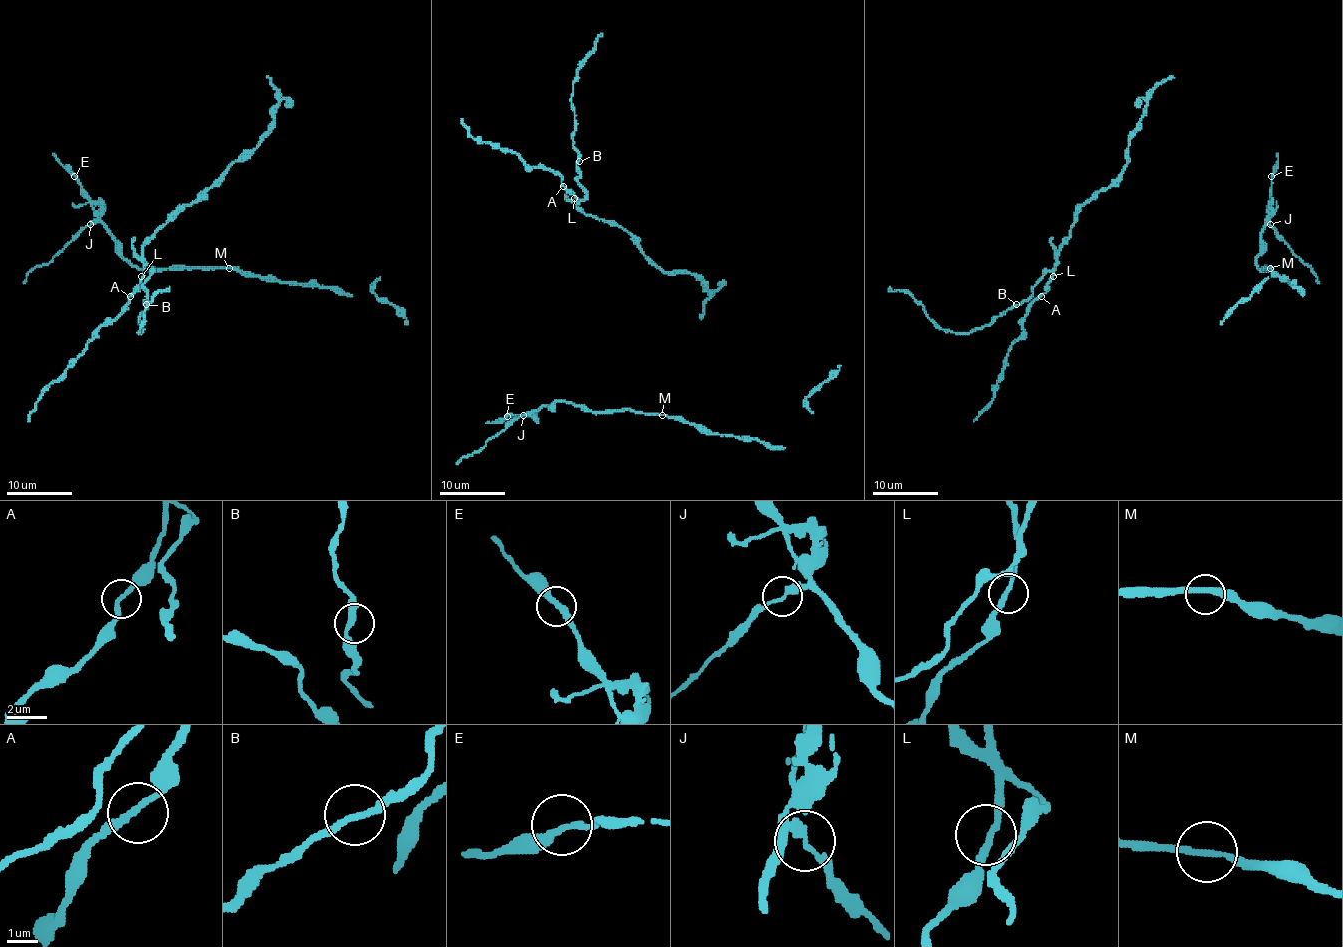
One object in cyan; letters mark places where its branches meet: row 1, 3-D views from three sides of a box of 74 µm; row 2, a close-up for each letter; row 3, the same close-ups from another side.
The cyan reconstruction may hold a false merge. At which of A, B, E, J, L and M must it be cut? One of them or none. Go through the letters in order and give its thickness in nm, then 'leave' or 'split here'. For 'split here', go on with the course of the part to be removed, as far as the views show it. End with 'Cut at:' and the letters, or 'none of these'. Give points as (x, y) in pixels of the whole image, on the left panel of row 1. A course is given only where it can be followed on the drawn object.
A: 200 nm | leave
B: 240 nm | leave
E: 240 nm | leave
J: 220 nm | split here | (90, 224), (48, 263), (34, 267), (23, 283)
L: 220 nm | leave
M: 240 nm | leave
Cut at: J

